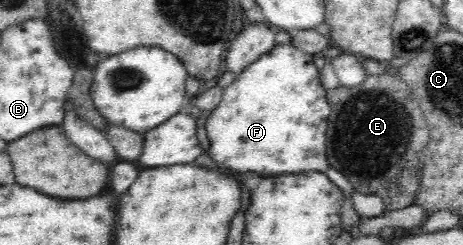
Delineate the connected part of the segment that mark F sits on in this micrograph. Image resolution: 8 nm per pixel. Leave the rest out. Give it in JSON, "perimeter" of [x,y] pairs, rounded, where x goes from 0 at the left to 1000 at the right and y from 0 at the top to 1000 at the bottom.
{"perimeter":[[[596,180],[579,216],[557,229],[523,302],[508,310],[505,335],[484,363],[479,408],[469,441],[454,457],[441,522],[456,580],[451,620],[438,653],[462,673],[484,669],[516,706],[553,702],[564,718],[600,714],[622,702],[648,706],[680,694],[700,706],[717,751],[741,776],[745,808],[767,792],[758,747],[706,665],[704,531],[706,486],[715,473],[706,367],[695,347],[693,286],[678,261],[683,229],[659,220],[631,180]]]}

